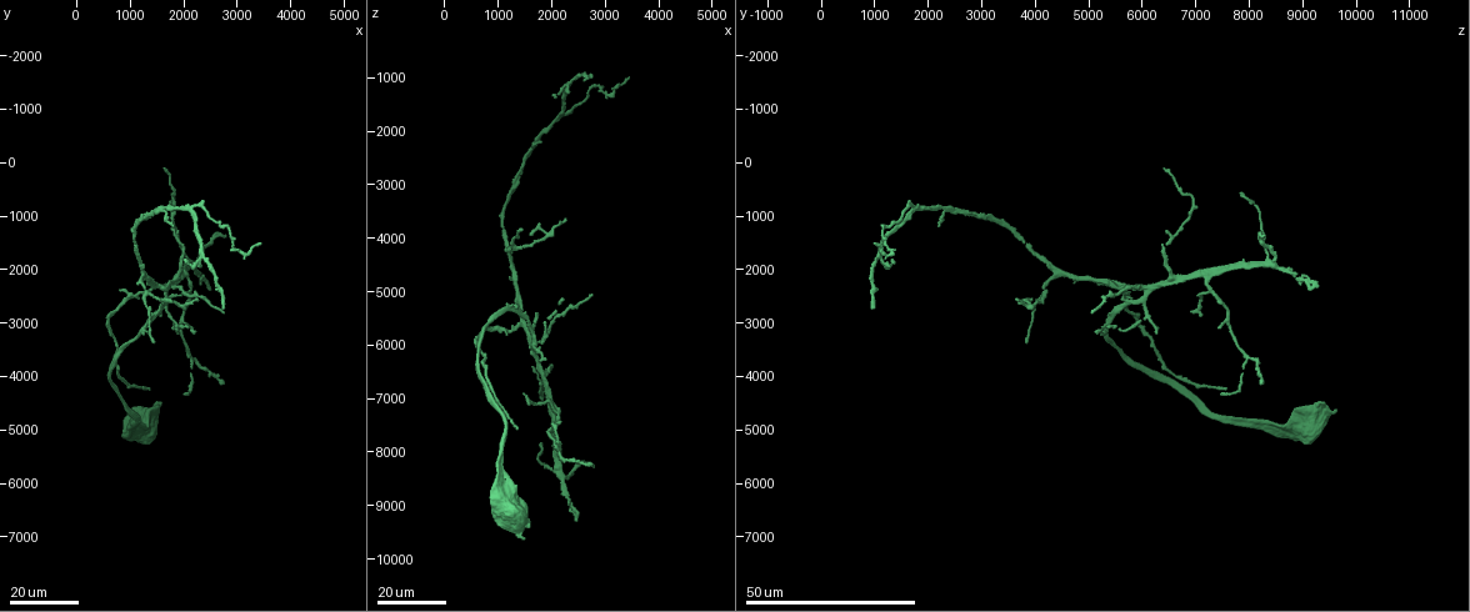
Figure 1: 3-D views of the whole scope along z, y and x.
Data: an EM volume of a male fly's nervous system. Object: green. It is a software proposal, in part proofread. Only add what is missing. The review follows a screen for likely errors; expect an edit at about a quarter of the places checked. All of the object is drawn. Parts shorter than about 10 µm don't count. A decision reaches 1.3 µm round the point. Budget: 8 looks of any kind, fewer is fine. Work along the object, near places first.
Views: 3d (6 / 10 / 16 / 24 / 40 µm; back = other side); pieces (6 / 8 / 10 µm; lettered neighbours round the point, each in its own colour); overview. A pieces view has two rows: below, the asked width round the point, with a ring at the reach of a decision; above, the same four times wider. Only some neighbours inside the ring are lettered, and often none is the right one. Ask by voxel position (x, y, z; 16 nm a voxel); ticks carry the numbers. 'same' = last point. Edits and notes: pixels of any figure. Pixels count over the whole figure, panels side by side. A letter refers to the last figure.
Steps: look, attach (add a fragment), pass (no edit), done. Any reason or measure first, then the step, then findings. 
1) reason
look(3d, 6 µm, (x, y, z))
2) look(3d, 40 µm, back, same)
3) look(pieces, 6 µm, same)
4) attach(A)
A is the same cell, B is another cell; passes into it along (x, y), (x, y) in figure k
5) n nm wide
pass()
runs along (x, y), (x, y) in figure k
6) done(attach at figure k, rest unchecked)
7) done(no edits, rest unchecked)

end of a long branch
look(3d, 16 µm, (2750, 2700, 950))

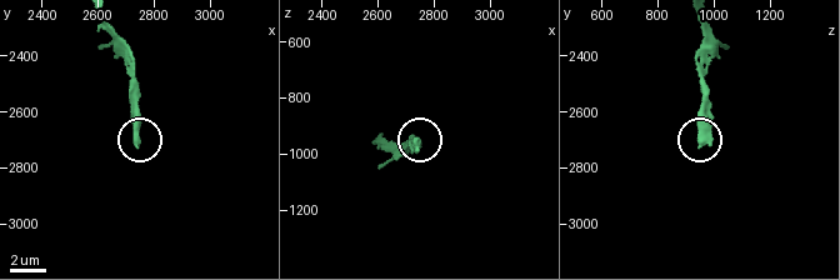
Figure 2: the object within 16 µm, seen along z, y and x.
look(pieces, 6 µm, (2730, 2720, 950))

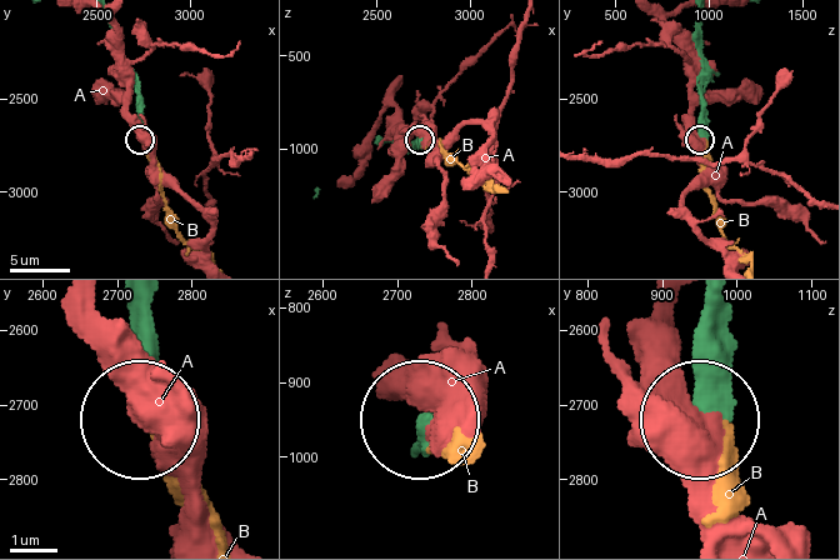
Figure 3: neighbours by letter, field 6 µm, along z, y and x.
attach(B)
B is the same cell, A is another cell; passes into it along (704, 106), (704, 186), (718, 229), (740, 258) in figure 3; the neuron continues

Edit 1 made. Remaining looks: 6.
look(overview)

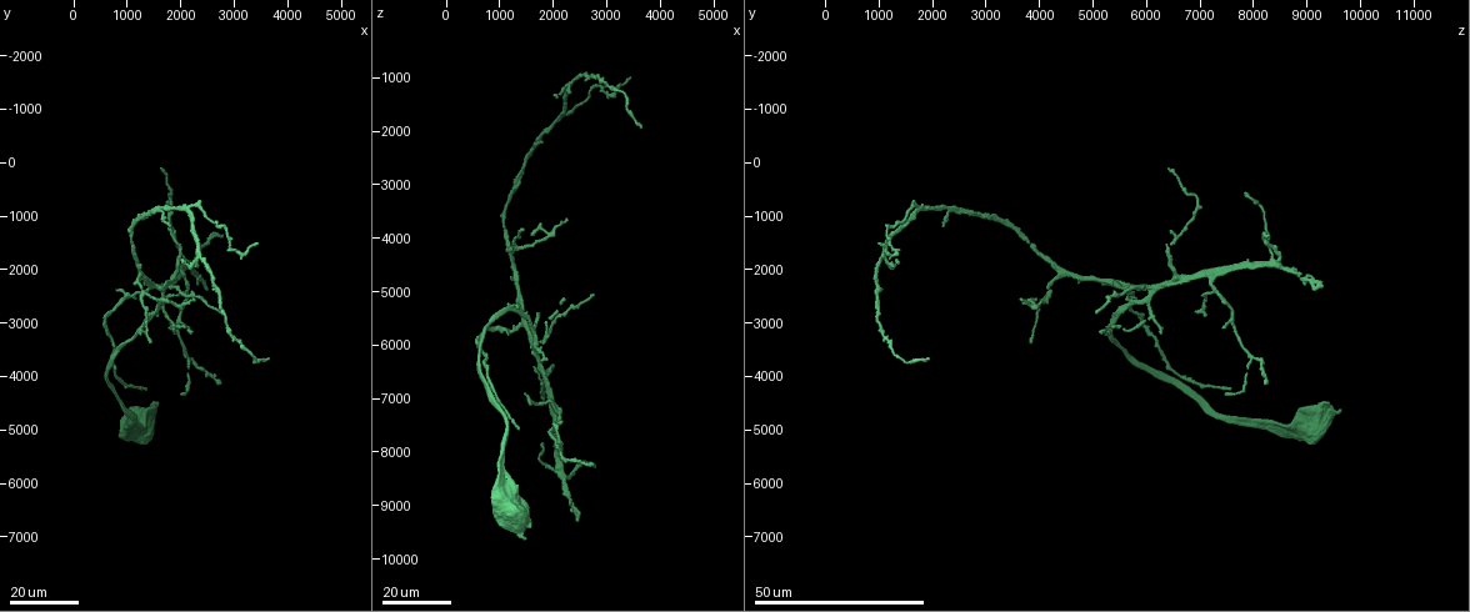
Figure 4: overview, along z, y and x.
free end
look(3d, 24 µm, (1750, 2200, 5350))

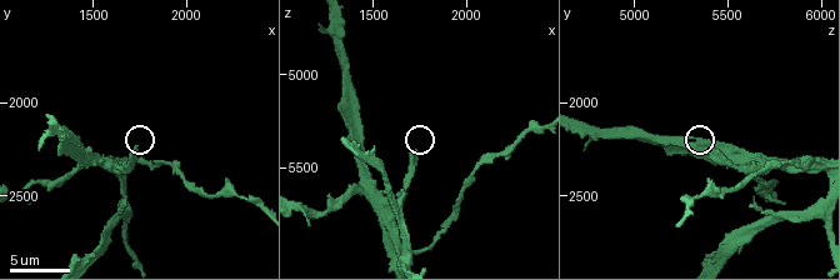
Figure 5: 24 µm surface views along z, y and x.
look(pieces, 6 µm, (1720, 2240, 5420))

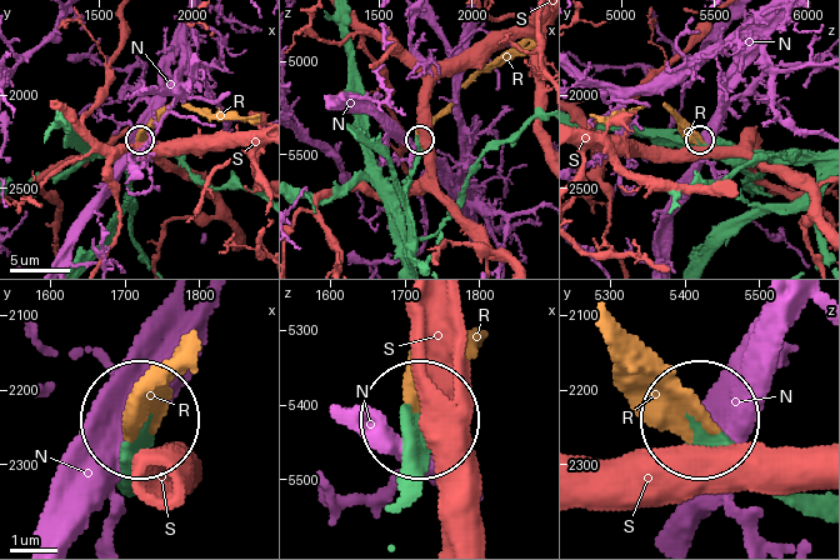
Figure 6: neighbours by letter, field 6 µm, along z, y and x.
attach(R)
R is the same cell, N and S are other cells; it goes on there

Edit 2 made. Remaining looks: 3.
free end
look(3d, 16 µm, (2800, 1400, 8300))

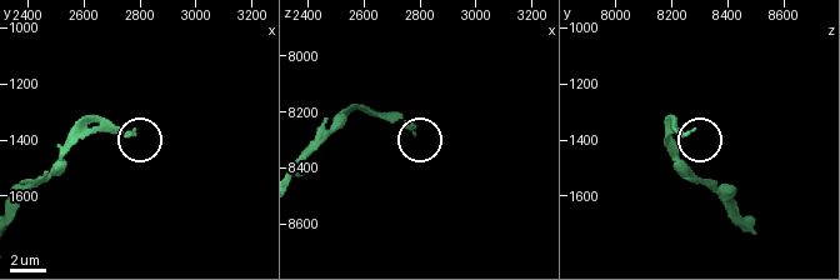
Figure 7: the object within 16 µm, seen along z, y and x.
look(pieces, 10 µm, (2770, 1370, 8280))

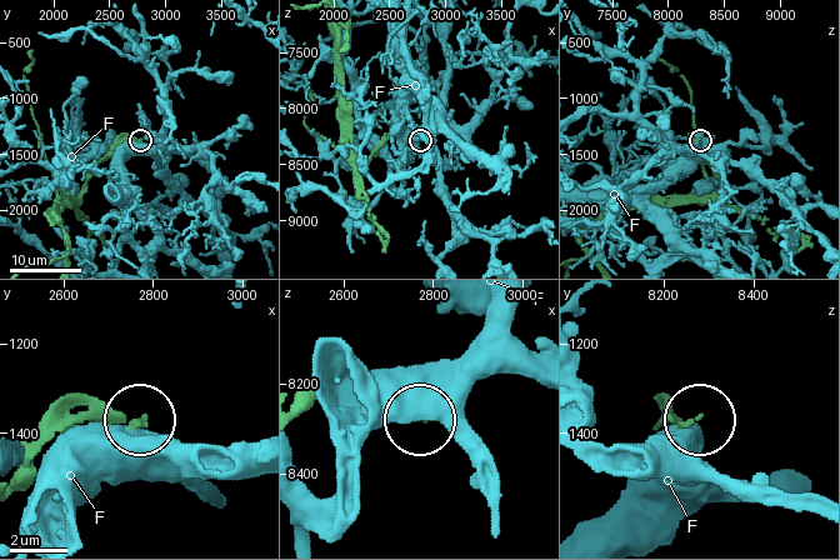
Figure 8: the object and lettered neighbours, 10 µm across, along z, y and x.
pass()
F is another cell; runs along (23, 464), (59, 430), (88, 420), (135, 423) in figure 8; no lettered fragment goes on from it

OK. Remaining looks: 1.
done(attach at figure 3, attach at figure 6, rest unchecked)

